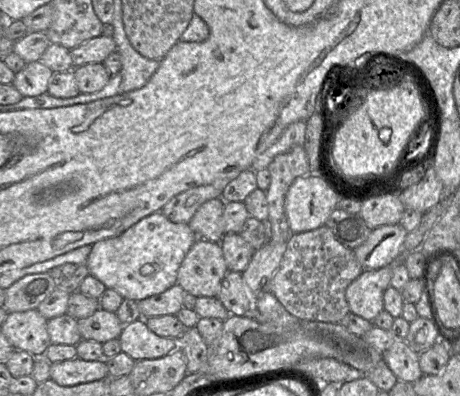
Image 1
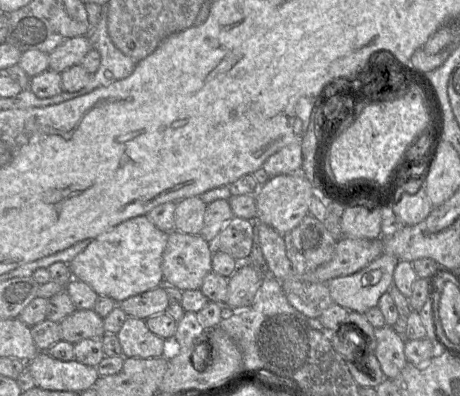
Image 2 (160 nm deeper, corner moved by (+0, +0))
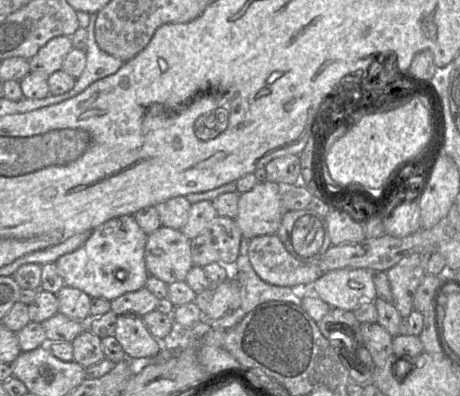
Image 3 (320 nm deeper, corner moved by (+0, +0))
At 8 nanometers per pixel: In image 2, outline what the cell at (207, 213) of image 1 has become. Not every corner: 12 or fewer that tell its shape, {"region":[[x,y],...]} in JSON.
{"region":[[200,197],[176,202],[175,230],[200,235],[207,205]]}

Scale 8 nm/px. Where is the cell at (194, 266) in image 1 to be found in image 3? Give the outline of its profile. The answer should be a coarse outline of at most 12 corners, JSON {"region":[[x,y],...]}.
{"region":[[161,226],[147,235],[149,275],[171,284],[194,266],[190,239]]}

